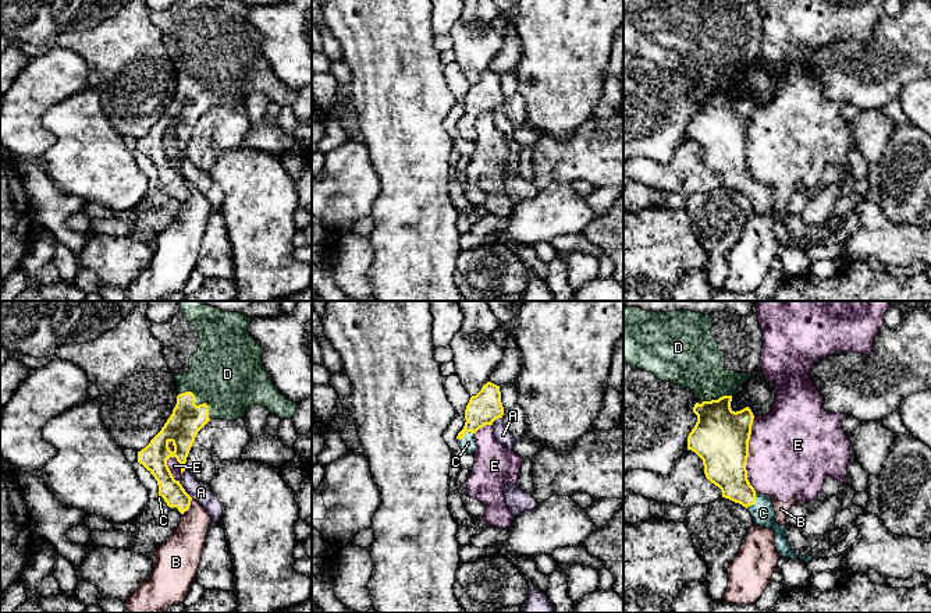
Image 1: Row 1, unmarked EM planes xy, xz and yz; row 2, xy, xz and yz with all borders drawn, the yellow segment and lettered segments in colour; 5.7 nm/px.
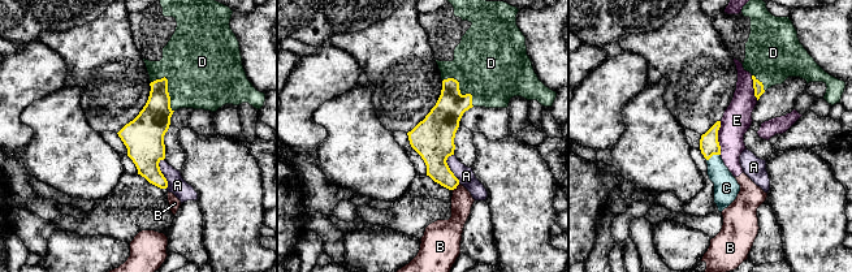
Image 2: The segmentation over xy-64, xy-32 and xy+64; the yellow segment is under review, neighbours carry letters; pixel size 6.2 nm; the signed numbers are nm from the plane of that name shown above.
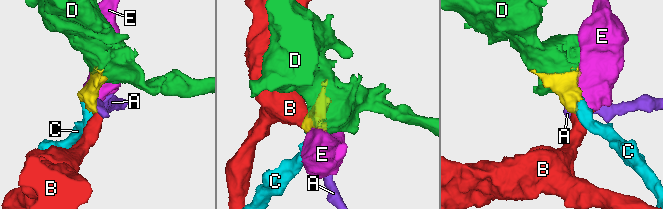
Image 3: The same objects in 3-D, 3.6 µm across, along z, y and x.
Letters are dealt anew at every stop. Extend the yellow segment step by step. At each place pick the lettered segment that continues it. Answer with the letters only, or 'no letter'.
C, D

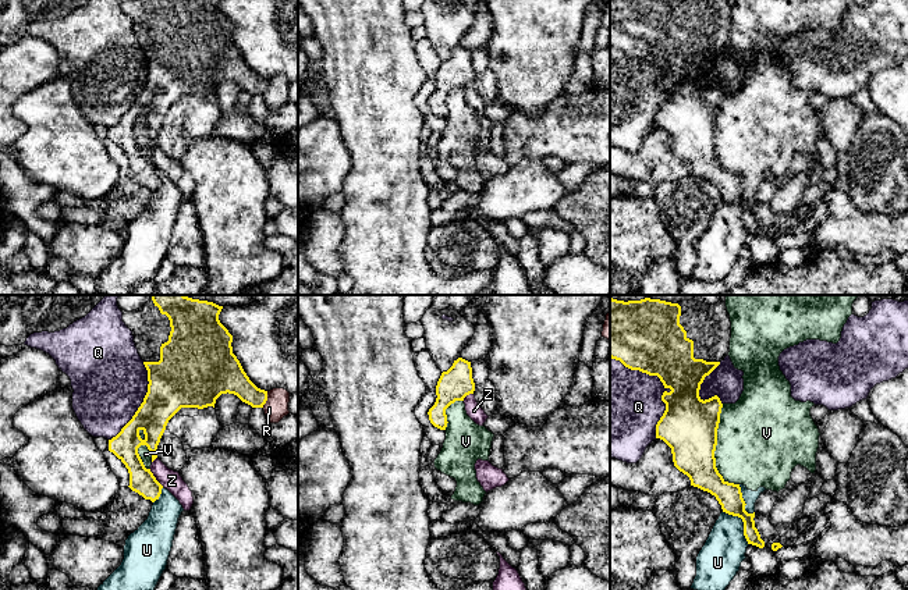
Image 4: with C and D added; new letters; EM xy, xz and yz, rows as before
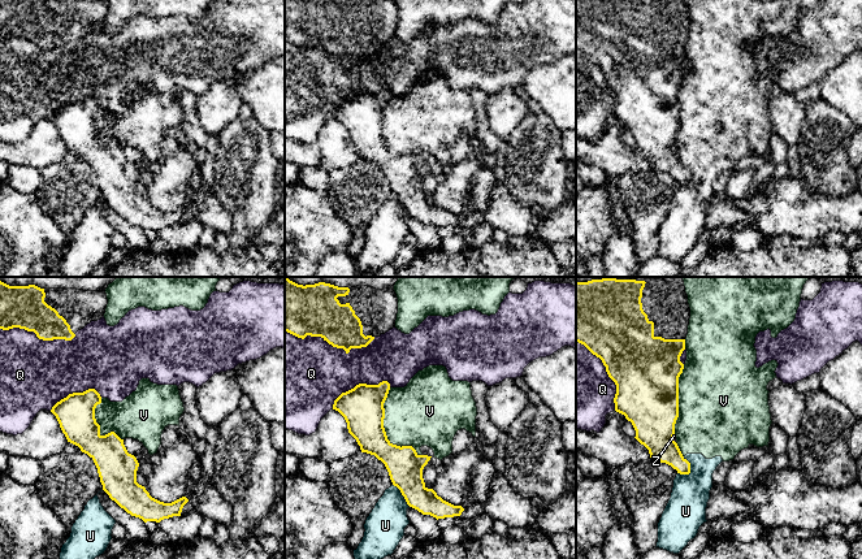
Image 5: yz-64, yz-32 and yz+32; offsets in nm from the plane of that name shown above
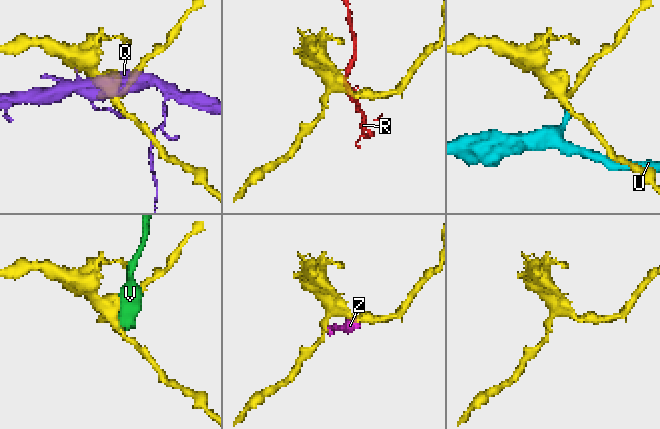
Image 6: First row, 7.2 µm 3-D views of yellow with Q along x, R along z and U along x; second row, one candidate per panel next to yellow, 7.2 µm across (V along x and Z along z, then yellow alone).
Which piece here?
no letter

